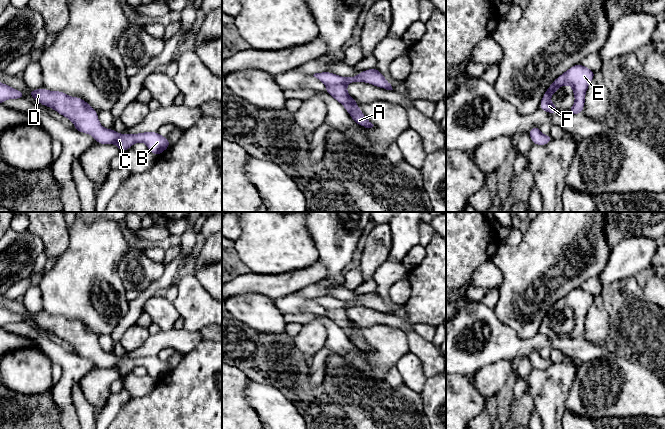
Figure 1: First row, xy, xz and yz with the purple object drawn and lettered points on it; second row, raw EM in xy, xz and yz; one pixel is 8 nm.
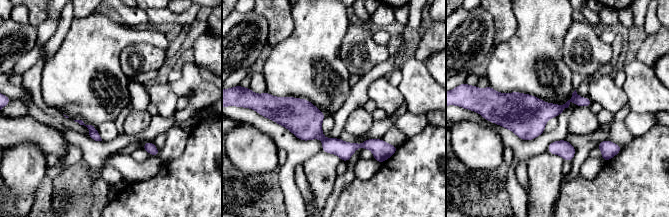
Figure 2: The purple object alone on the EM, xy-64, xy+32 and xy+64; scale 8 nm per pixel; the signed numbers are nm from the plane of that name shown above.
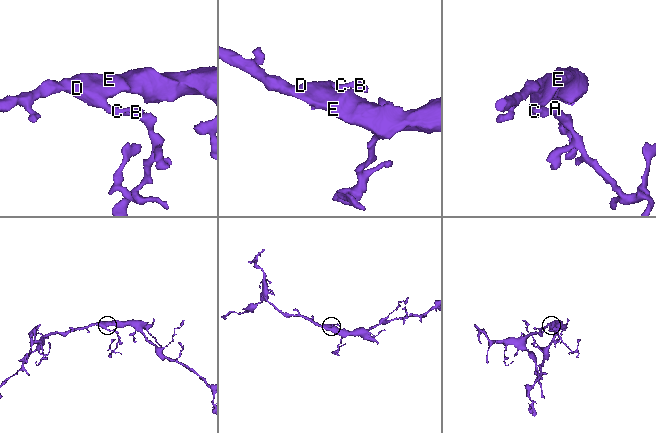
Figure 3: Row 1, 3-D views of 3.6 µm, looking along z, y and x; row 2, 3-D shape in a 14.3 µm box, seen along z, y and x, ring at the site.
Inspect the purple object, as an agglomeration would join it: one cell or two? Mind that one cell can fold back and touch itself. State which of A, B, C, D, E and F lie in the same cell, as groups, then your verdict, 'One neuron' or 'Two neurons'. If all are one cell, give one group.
Groups: A B C D E F. One neuron

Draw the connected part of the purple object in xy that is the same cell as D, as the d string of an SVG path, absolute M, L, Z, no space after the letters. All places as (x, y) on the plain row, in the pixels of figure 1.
M44 311L30 313L29 318L38 327L71 344L77 355L92 359L98 368L115 368L121 377L137 366L145 367L148 375L158 380L170 371L168 361L161 360L157 355L119 358L114 353L104 352L98 344L98 336L79 321L70 321L61 315L48 315Z

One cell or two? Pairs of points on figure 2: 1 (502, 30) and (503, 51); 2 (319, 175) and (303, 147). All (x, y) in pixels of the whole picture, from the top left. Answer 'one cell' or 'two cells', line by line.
1: two cells
2: two cells

